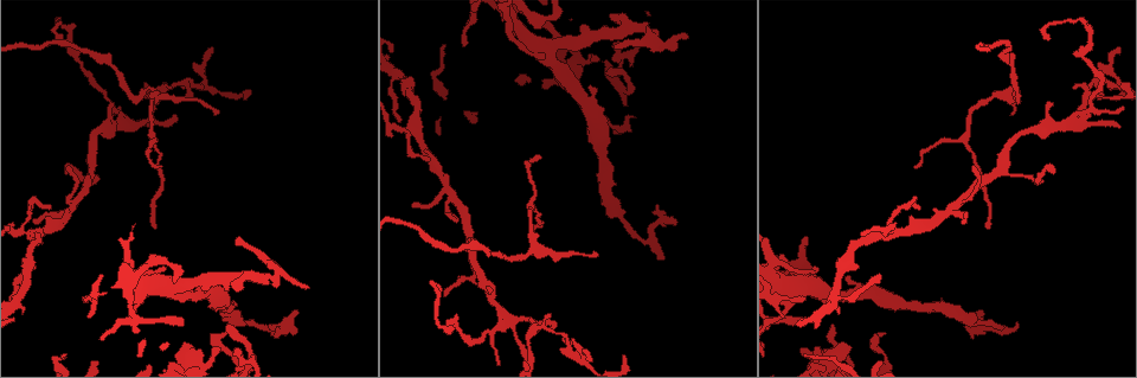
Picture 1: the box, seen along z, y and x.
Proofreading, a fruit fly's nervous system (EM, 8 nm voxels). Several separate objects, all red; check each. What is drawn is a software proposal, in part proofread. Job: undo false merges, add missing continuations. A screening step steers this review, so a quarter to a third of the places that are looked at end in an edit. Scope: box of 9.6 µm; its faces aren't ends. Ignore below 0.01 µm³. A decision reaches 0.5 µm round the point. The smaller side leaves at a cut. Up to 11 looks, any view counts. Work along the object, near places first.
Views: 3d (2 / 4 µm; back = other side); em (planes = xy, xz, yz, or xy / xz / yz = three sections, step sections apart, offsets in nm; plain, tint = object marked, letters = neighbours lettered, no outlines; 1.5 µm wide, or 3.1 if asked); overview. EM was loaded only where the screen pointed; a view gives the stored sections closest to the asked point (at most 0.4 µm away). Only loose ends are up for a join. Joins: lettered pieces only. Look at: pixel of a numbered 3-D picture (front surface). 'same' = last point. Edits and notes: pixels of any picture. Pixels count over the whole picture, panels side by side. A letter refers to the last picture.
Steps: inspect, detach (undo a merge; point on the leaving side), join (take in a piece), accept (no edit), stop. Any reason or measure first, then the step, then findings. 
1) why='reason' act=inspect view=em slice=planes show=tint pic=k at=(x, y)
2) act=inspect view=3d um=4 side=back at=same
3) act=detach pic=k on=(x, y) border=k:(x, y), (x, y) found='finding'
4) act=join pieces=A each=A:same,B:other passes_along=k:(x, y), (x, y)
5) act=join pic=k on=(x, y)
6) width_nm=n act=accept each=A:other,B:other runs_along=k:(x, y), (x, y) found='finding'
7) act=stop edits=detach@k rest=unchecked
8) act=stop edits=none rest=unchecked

why='an open end' act=inspect view=3d um=4 pic=1 at=(66, 173)

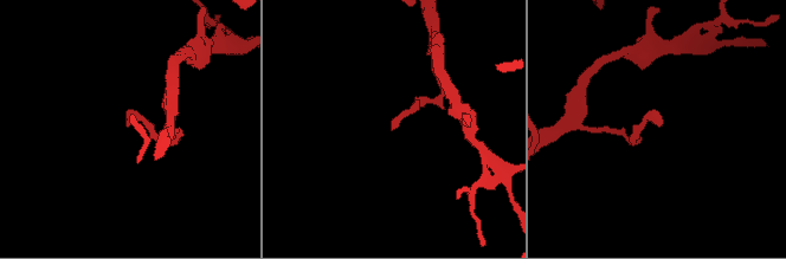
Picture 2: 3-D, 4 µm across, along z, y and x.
act=inspect view=em slice=xz step=4 show=plain pic=2 at=(126, 125)

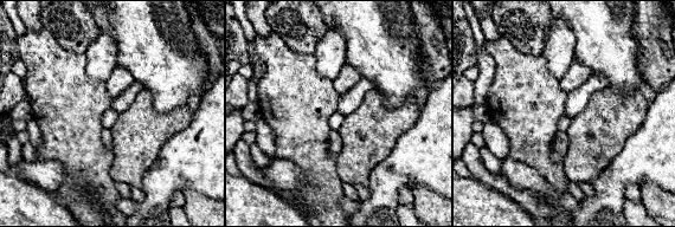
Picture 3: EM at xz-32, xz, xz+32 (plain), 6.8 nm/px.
why='what lies round it' act=inspect view=em slice=xz step=4 show=letters at=same

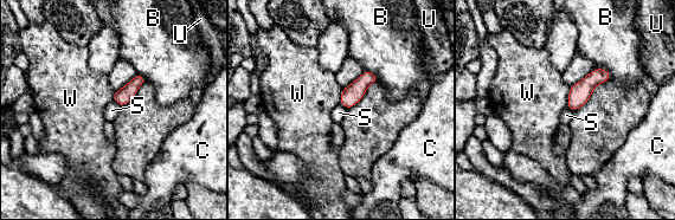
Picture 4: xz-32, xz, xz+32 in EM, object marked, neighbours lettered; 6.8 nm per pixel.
longest_contact=W:140nm act=accept each=B:other,C:other,S:other,U:other,W:other found='none of them fits'

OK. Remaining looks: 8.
why='free end' act=inspect view=3d um=2 pic=1 at=(65, 170)

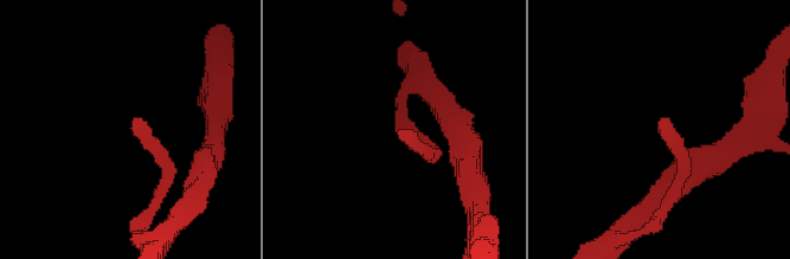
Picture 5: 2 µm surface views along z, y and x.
act=inspect view=em slice=planes show=letters pic=5 at=(133, 125)

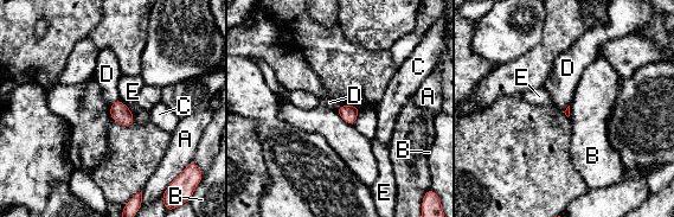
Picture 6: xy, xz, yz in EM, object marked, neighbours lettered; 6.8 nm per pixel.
longest_contact=E:190nm act=accept each=A:other,B:other,C:other,D:other,E:other border=6:(335, 110), (345, 121), (353, 126) found='no lettered piece goes on from it'

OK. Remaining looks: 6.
why='tapers out' act=inspect view=3d um=4 pic=1 at=(397, 121)

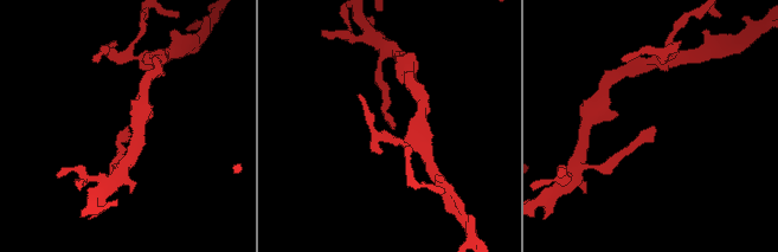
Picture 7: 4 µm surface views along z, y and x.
act=inspect view=em slice=planes show=letters pic=7 at=(127, 127)

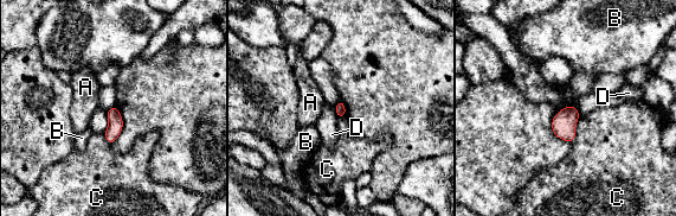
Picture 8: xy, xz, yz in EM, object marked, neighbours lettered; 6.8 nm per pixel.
longest_contact=C:200nm act=accept each=A:other,B:other,C:other,D:other border=8:(107, 110), (107, 128), (103, 132) found='no lettered piece goes on from it'

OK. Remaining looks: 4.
why='abrupt turn' act=inspect view=em slice=planes show=letters pic=1 at=(276, 277)

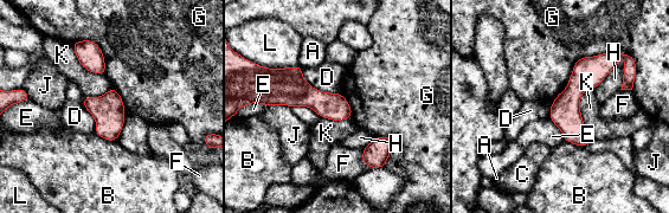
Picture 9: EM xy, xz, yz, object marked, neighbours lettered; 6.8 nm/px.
act=accept each=A:other,B:other,C:other,D:other,E:other,F:other,G:other,H:other,J:other,K:other,L:other found='all the same neuron'

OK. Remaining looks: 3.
act=stop edits=none rest=unchecked

